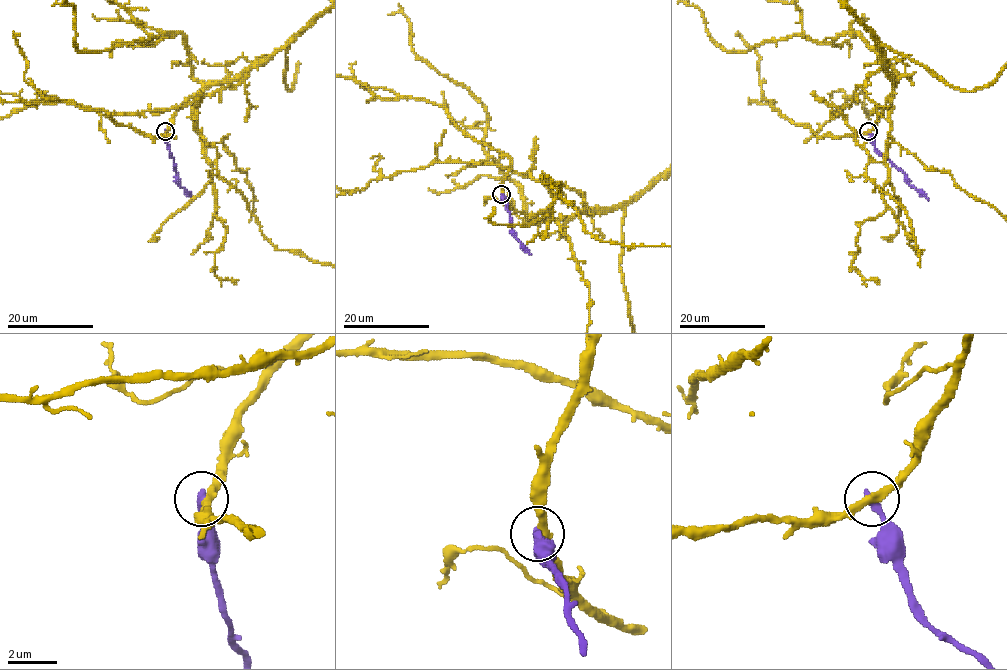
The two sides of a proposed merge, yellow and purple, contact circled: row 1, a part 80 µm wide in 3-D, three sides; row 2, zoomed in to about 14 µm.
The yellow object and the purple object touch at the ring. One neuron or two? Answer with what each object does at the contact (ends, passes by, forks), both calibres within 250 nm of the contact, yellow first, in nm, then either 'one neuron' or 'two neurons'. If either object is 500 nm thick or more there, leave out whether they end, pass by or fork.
yellow passes by; purple ends; calibres 320 and 360 nm; two neurons

